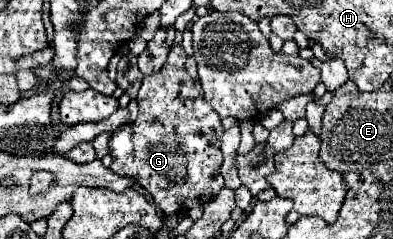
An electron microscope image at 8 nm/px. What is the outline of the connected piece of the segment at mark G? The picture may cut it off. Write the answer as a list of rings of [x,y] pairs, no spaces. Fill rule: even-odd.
[[[171,46],[171,52],[161,72],[157,72],[155,76],[143,78],[143,84],[137,96],[139,116],[133,122],[125,124],[123,128],[117,128],[109,140],[109,154],[113,158],[111,170],[119,176],[133,178],[139,186],[143,186],[151,194],[157,208],[167,216],[187,212],[189,208],[199,204],[207,204],[219,194],[221,188],[225,188],[225,180],[219,174],[219,168],[223,164],[221,118],[203,98],[199,80],[187,74],[185,60],[187,60],[185,50],[181,46]]]

